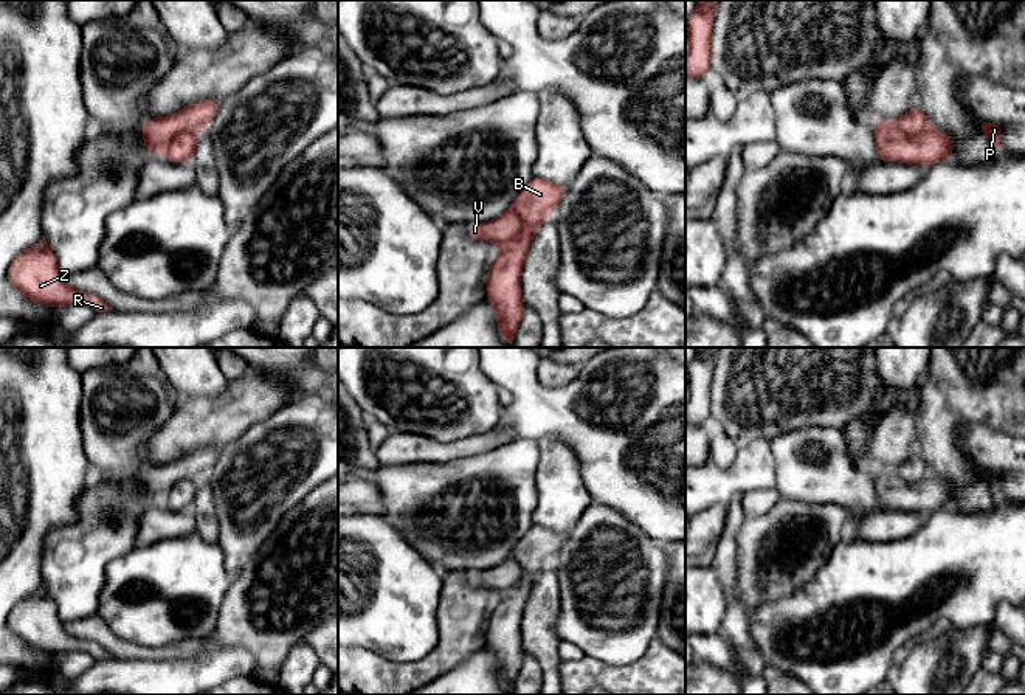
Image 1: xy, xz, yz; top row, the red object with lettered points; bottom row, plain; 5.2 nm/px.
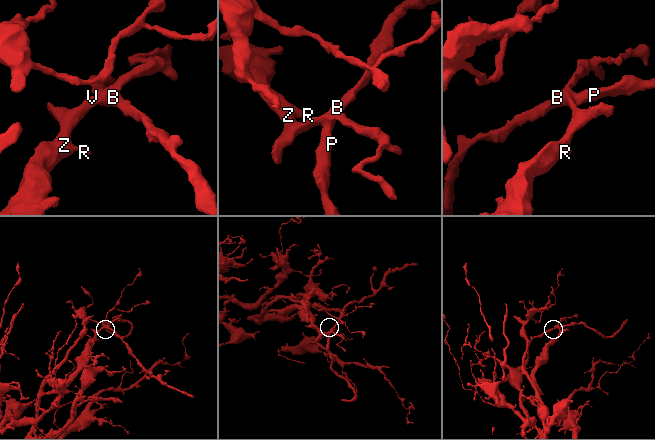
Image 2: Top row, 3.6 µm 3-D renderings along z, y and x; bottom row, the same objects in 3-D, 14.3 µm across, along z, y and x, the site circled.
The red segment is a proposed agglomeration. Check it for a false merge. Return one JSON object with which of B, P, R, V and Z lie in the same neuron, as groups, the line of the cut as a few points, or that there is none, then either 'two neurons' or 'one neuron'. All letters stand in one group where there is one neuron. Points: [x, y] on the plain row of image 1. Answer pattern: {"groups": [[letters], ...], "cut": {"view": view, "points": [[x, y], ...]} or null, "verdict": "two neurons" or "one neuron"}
{"groups": [["B", "P"], ["R", "V", "Z"]], "cut": {"view": "xz", "points": [[512, 557], [521, 567], [523, 577], [500, 591]]}, "verdict": "two neurons"}

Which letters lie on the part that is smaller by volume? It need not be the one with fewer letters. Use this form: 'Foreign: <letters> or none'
Foreign: B, P

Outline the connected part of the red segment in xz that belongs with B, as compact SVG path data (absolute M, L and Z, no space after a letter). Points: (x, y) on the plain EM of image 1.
M532 524L512 552L512 558L523 566L524 577L518 585L501 591L499 603L490 611L487 647L495 655L495 667L507 695L513 693L527 656L521 641L521 619L527 597L538 576L554 562L564 538L566 535L558 531Z

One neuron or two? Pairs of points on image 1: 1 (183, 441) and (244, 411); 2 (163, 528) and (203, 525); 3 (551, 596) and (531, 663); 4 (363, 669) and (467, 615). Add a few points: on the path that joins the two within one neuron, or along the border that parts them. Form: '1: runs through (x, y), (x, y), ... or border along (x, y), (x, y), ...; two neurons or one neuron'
1: runs through (199, 425), (228, 416); one neuron
2: border along (189, 511), (196, 531); two neurons
3: border along (528, 655), (537, 661), (543, 678); two neurons
4: runs through (393, 672), (425, 670), (452, 644); one neuron

